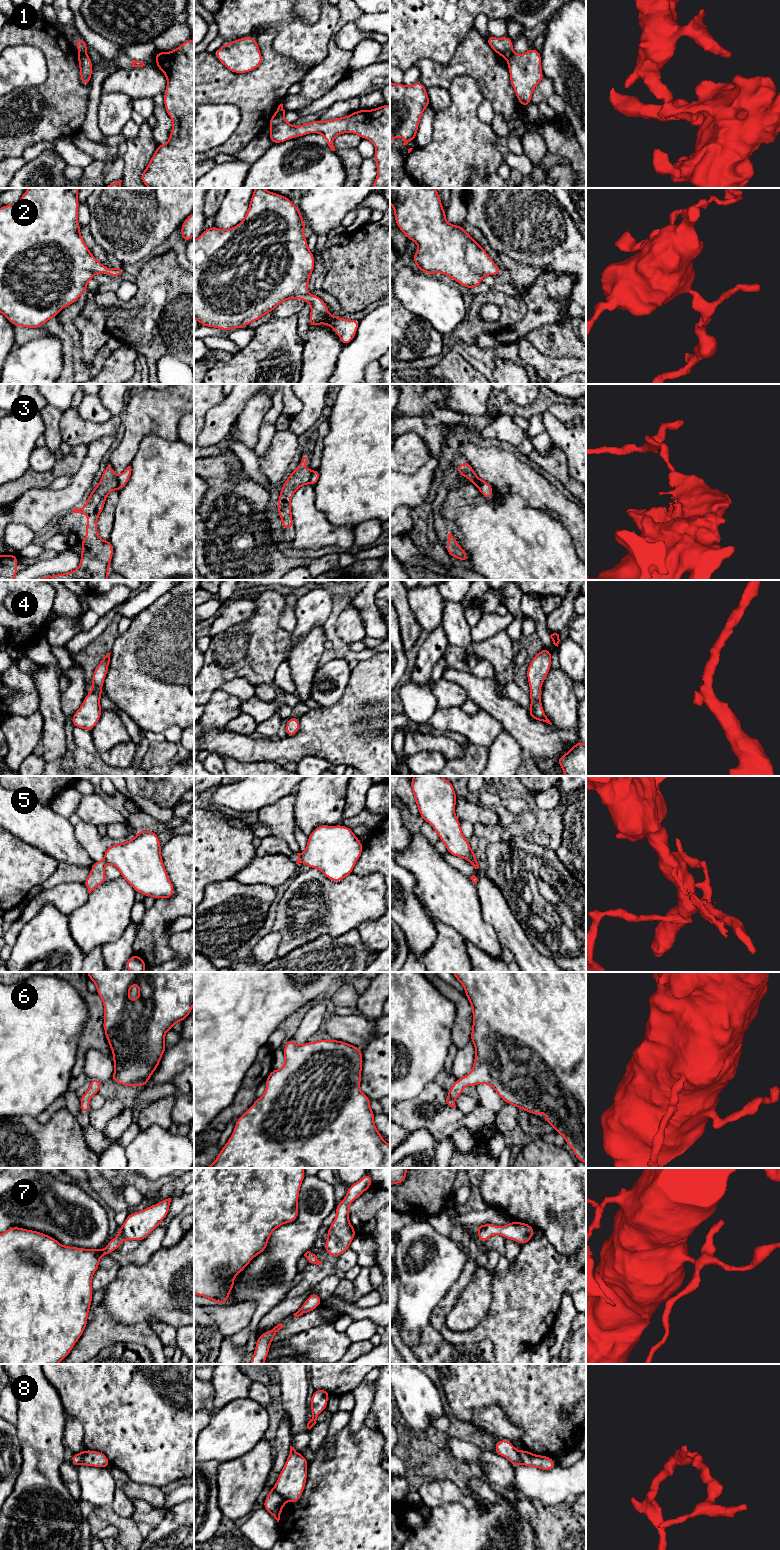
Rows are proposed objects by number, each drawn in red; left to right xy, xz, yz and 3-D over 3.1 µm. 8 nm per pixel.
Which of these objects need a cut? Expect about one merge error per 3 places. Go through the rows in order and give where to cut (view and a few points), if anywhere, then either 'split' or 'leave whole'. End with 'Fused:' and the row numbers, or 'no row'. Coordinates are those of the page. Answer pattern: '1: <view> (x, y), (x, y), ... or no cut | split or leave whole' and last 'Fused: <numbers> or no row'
1: yz (513, 53), (506, 59) | split
2: no cut | leave whole
3: xy (118, 477), (116, 488) | split
4: no cut | leave whole
5: xy (104, 858), (107, 862) | split
6: no cut | leave whole
7: no cut | leave whole
8: xz (272, 1489), (286, 1500) | split
Fused: 1, 3, 5, 8

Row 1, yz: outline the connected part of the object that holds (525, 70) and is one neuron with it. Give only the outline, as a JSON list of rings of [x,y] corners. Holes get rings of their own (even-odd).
[[[529,49],[524,54],[512,54],[507,59],[510,83],[522,107],[531,103],[534,88],[544,79],[541,53]]]

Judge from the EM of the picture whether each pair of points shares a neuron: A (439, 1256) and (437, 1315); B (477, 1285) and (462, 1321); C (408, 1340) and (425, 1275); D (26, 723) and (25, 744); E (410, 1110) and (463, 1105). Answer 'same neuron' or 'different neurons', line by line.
A: different neurons
B: same neuron
C: same neuron
D: same neuron
E: different neurons

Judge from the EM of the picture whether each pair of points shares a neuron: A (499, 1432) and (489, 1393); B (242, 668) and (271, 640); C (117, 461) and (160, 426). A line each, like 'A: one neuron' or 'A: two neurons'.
A: two neurons
B: one neuron
C: one neuron

